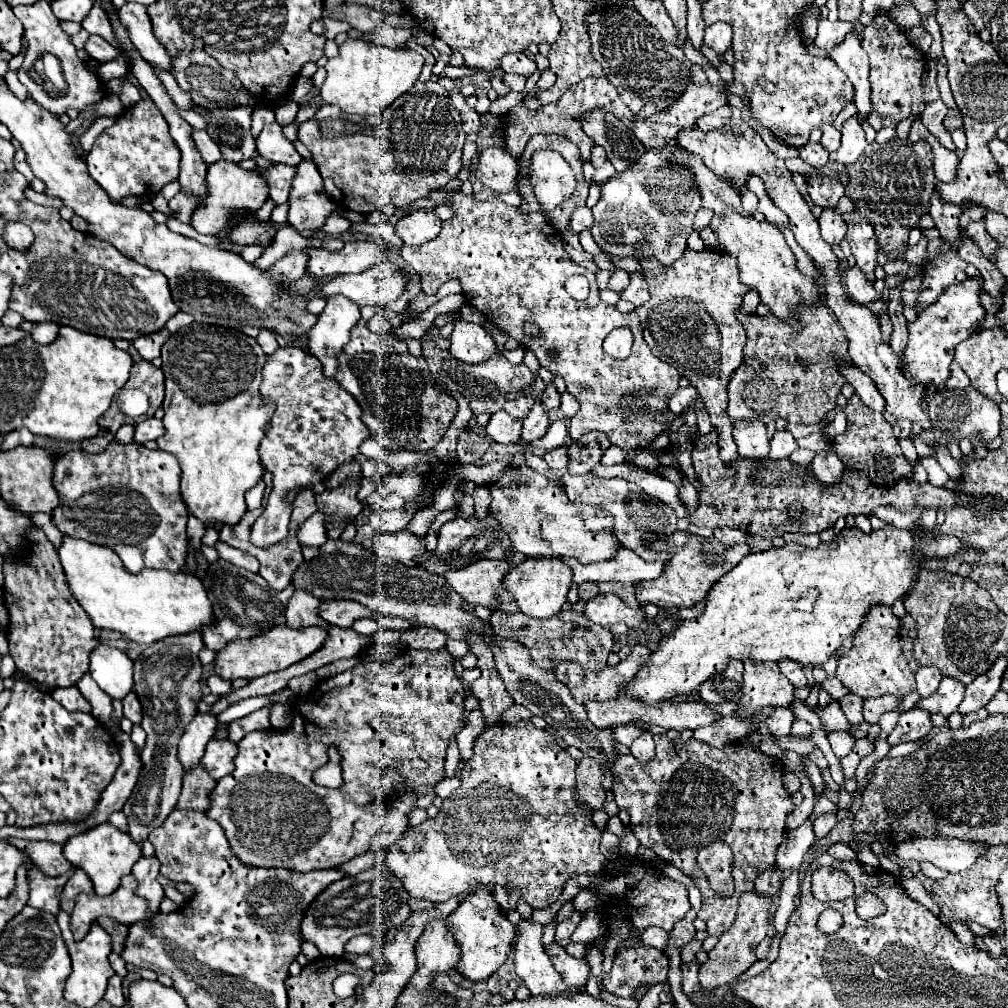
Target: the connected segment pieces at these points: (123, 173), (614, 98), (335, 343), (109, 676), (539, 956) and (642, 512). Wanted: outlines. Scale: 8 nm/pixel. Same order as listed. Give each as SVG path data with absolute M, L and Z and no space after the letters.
M143 98L139 104L127 108L113 126L105 128L85 158L91 178L113 202L119 202L125 196L157 194L167 182L177 178L179 160L181 154L169 136L169 124L149 98Z
M605 76L599 78L589 78L585 82L579 82L575 86L571 86L555 104L545 104L539 110L529 110L525 104L517 104L509 114L501 116L501 122L505 126L505 150L513 156L513 158L521 158L529 138L535 132L563 132L565 138L569 138L581 152L581 160L589 162L591 160L591 148L593 148L593 140L583 132L581 122L583 122L583 114L591 112L595 108L605 108L605 110L623 110L623 120L631 120L629 126L633 126L633 118L635 114L625 106L625 102L619 98L617 88L605 80Z
M343 296L327 300L325 310L319 314L313 334L309 334L307 346L311 354L321 360L325 378L335 380L339 368L339 354L349 342L349 332L359 322L359 318L359 306L345 300Z
M97 640L97 648L91 652L89 672L103 692L111 698L125 698L133 690L133 660L119 648Z
M521 918L517 924L517 942L513 948L515 972L523 980L523 984L531 990L531 996L541 996L549 992L571 990L565 988L561 976L553 968L549 956L543 950L541 936L543 926L535 924L531 918Z
M587 472L581 476L567 476L563 480L563 484L565 484L565 492L573 504L595 506L595 508L601 508L613 516L613 522L615 522L613 536L625 548L631 548L635 554L639 554L645 560L669 560L665 554L647 552L643 546L643 540L651 540L651 538L657 538L665 532L677 530L679 518L675 516L675 510L671 506L667 506L659 498L649 496L645 492L629 492L627 480L623 480L623 478L601 478L593 472Z

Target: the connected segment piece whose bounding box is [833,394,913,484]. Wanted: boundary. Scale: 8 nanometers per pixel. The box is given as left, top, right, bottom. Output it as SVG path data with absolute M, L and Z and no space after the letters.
M853 394L845 406L845 414L849 416L849 432L845 436L837 436L833 440L833 450L837 452L843 464L853 466L855 470L867 472L873 484L895 484L901 478L907 478L913 472L913 466L905 460L897 438L893 436L891 424L883 418L883 414L869 410L857 394Z

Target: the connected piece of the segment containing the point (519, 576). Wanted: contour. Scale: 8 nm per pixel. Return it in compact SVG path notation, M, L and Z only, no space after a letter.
M529 558L525 564L517 564L503 576L503 588L513 594L519 610L533 618L551 618L567 602L567 592L571 588L569 566L559 558Z

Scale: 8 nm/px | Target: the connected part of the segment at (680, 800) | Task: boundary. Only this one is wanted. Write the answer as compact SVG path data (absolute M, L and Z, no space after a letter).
M657 734L655 744L655 756L649 762L639 762L631 754L613 758L611 790L617 806L629 812L631 828L639 842L651 850L657 848L657 844L665 844L669 850L689 850L711 844L713 840L723 840L735 854L735 896L753 890L755 878L765 868L775 866L777 846L785 838L785 818L795 808L789 792L781 784L783 762L741 742L725 744L723 750L719 750L695 738L689 738L687 742L679 738L675 742L663 734Z

